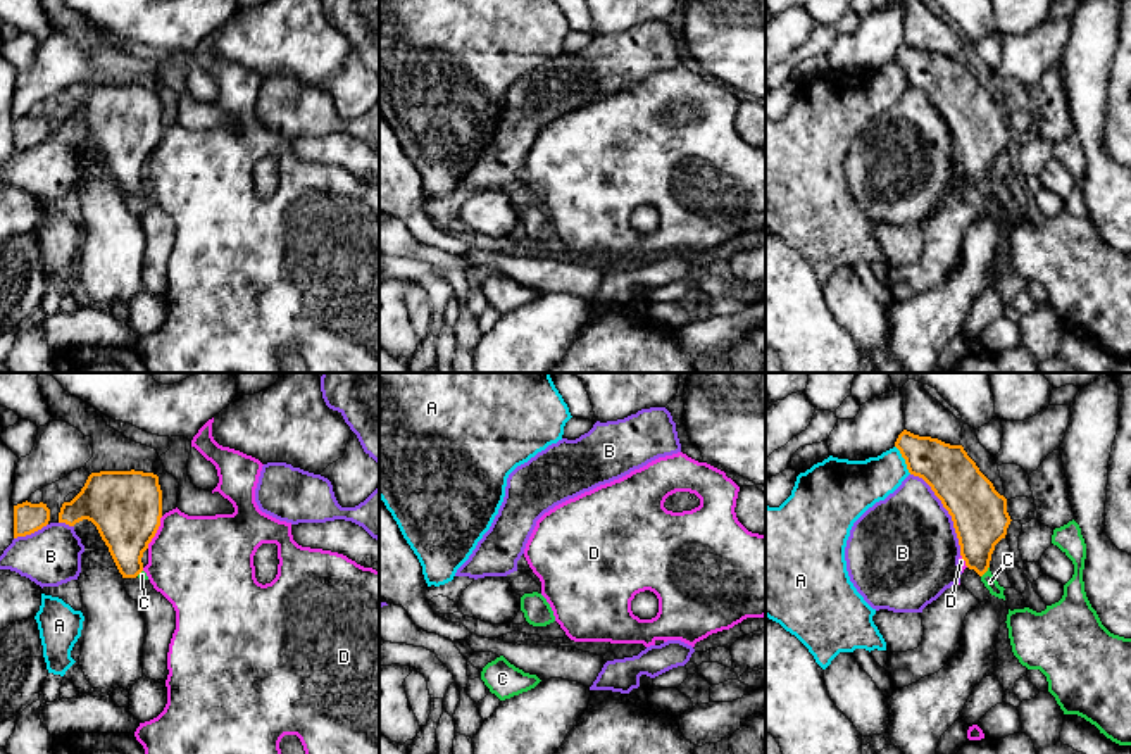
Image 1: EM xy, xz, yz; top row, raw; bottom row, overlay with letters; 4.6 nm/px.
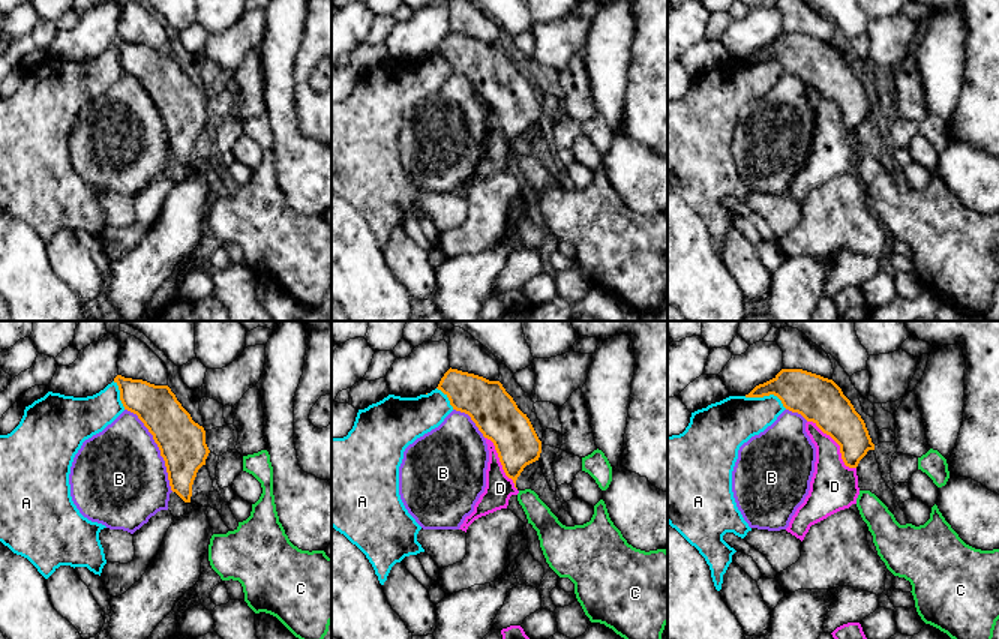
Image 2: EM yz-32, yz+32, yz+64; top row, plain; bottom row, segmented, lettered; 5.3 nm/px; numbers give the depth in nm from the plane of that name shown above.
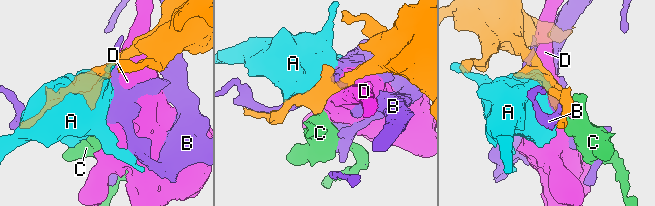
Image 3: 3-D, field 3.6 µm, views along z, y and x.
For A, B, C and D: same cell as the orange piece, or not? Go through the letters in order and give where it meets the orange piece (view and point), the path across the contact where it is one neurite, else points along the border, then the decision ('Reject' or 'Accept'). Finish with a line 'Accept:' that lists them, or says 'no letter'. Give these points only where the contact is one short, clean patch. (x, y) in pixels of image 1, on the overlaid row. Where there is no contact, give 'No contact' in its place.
A: Touches orange at yz (904, 458). Reject
B: Touches orange at yz (947, 509). Reject
C: Touches orange at yz (987, 570). Path across: yz (980, 518), (980, 563), (987, 570), (990, 582). Accept
D: Touches orange at xy (156, 532). Reject
Accept: C

